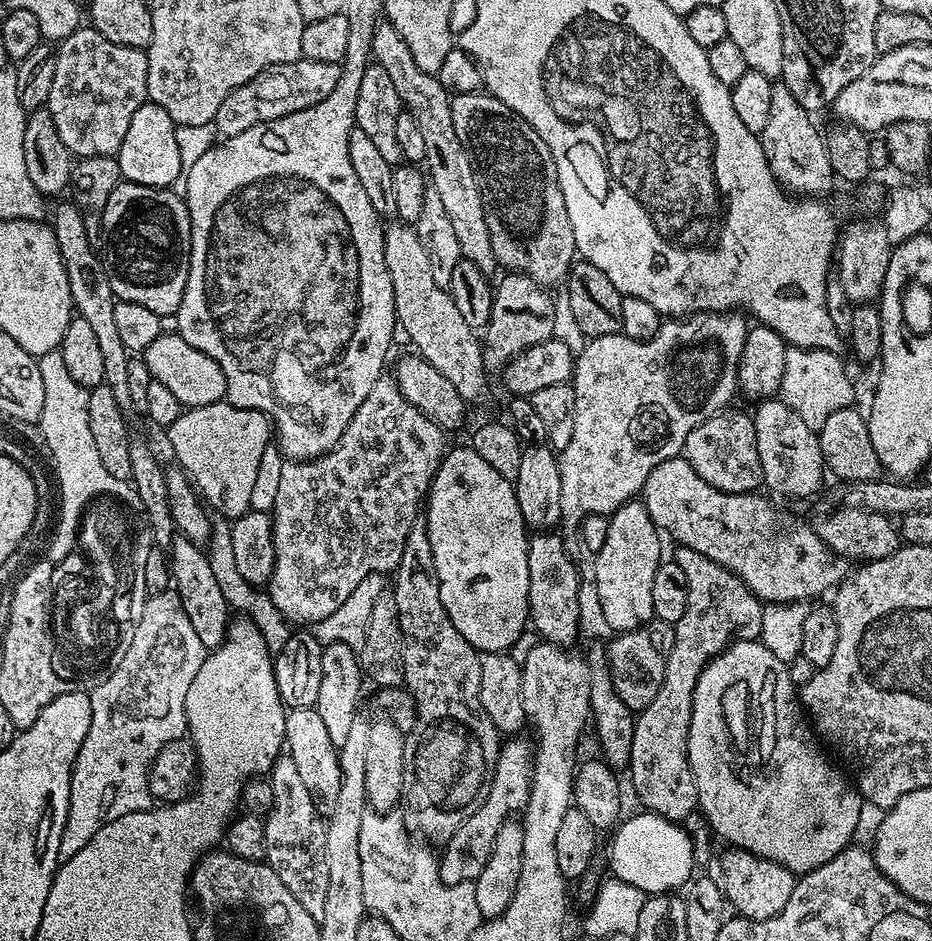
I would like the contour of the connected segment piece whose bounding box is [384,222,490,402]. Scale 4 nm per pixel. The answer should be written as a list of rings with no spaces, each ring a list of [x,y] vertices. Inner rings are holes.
[[[403,222],[392,223],[384,230],[384,253],[390,282],[394,286],[396,322],[406,326],[412,339],[411,347],[424,357],[427,364],[434,366],[438,374],[454,382],[454,390],[462,394],[465,402],[482,399],[488,392],[490,373],[484,366],[484,349],[477,329],[462,319],[458,306],[454,306],[452,293],[434,282],[430,258],[426,250],[422,250],[415,227]]]

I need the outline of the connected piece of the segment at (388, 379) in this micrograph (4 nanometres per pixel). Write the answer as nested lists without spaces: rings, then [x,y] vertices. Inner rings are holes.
[[[384,374],[378,382],[374,382],[374,390],[366,394],[366,402],[358,406],[354,418],[346,426],[340,441],[334,445],[329,452],[323,452],[321,456],[316,456],[312,460],[290,460],[285,459],[284,465],[280,468],[280,473],[276,476],[276,497],[272,500],[270,515],[272,517],[272,545],[274,546],[274,566],[272,576],[266,585],[266,595],[271,598],[272,604],[280,611],[281,617],[285,621],[291,622],[296,626],[315,626],[321,624],[350,594],[354,594],[354,589],[358,587],[358,582],[366,578],[366,574],[382,572],[385,574],[395,573],[398,562],[402,558],[402,546],[406,546],[406,534],[414,526],[414,522],[421,515],[422,505],[425,503],[428,490],[432,487],[432,480],[436,477],[436,472],[440,468],[440,462],[444,458],[446,451],[446,433],[444,429],[438,427],[422,410],[418,410],[398,390],[395,379],[391,375]]]

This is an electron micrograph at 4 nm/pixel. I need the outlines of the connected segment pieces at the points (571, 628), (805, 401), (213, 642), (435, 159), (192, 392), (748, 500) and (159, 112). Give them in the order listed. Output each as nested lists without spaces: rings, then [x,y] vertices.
[[[540,530],[528,537],[528,610],[531,627],[540,631],[541,641],[572,646],[580,632],[580,572],[558,533],[556,530]]]
[[[788,348],[780,392],[784,403],[800,415],[806,426],[818,430],[826,426],[826,418],[830,418],[834,410],[853,407],[852,380],[840,358],[825,348]]]
[[[176,534],[170,547],[170,580],[176,595],[182,602],[182,610],[186,610],[186,618],[190,618],[190,626],[194,626],[194,634],[198,634],[198,642],[202,642],[205,650],[217,648],[228,634],[230,605],[214,578],[214,570],[210,570],[207,551],[196,545],[190,538]]]
[[[387,22],[377,23],[372,39],[371,59],[386,70],[386,75],[394,81],[394,90],[398,90],[398,98],[403,111],[409,112],[418,122],[418,130],[422,130],[422,138],[426,142],[424,160],[426,176],[430,181],[431,191],[442,198],[442,207],[450,217],[454,234],[458,237],[460,255],[463,259],[474,262],[478,270],[492,274],[498,265],[494,258],[494,245],[490,242],[490,226],[486,226],[486,210],[480,187],[476,181],[476,165],[462,146],[458,138],[458,130],[454,130],[452,102],[450,93],[440,84],[433,73],[422,70],[418,62],[414,62],[414,54],[410,54],[410,46],[402,39],[402,34],[394,30]]]
[[[162,334],[154,338],[154,342],[150,342],[148,349],[142,353],[152,379],[162,382],[162,386],[166,386],[185,409],[221,403],[226,397],[226,374],[222,374],[222,366],[218,366],[218,362],[202,350],[190,346],[190,342],[180,335],[171,335]]]
[[[678,455],[650,470],[642,502],[661,533],[669,532],[677,545],[698,550],[733,572],[761,602],[812,602],[823,592],[831,593],[846,575],[845,561],[824,545],[815,527],[807,528],[802,521],[779,512],[760,495],[759,491],[718,490]]]
[[[151,102],[138,106],[118,153],[121,177],[127,183],[151,188],[168,188],[176,179],[179,181],[186,160],[180,157],[180,140],[176,132],[178,125],[170,118],[170,114],[166,114],[166,110],[162,110],[162,106]]]

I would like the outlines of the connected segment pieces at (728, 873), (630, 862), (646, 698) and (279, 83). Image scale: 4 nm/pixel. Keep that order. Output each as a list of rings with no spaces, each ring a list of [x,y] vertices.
[[[729,847],[729,852],[720,860],[720,876],[718,883],[724,890],[725,901],[733,913],[745,920],[769,920],[782,910],[786,910],[786,902],[790,902],[790,894],[794,894],[797,877],[774,860],[767,860],[744,848]]]
[[[640,812],[621,821],[615,829],[617,832],[612,840],[611,875],[630,886],[638,886],[638,890],[646,894],[677,891],[694,874],[692,870],[697,853],[691,833],[681,823],[666,819],[656,812]]]
[[[653,618],[641,628],[613,635],[613,640],[607,641],[608,669],[614,682],[614,690],[633,714],[639,714],[646,706],[650,706],[650,702],[654,702],[654,697],[658,694],[658,689],[662,687],[662,678],[666,674],[666,658],[670,658],[670,646],[674,646],[675,633],[673,625]]]
[[[300,57],[294,63],[279,63],[278,66],[267,68],[250,82],[232,90],[226,96],[213,120],[214,128],[227,138],[234,134],[242,134],[242,130],[250,130],[250,126],[263,121],[273,121],[274,118],[285,117],[286,114],[297,113],[298,110],[308,109],[310,106],[322,102],[337,85],[341,77],[341,63],[314,62]]]

